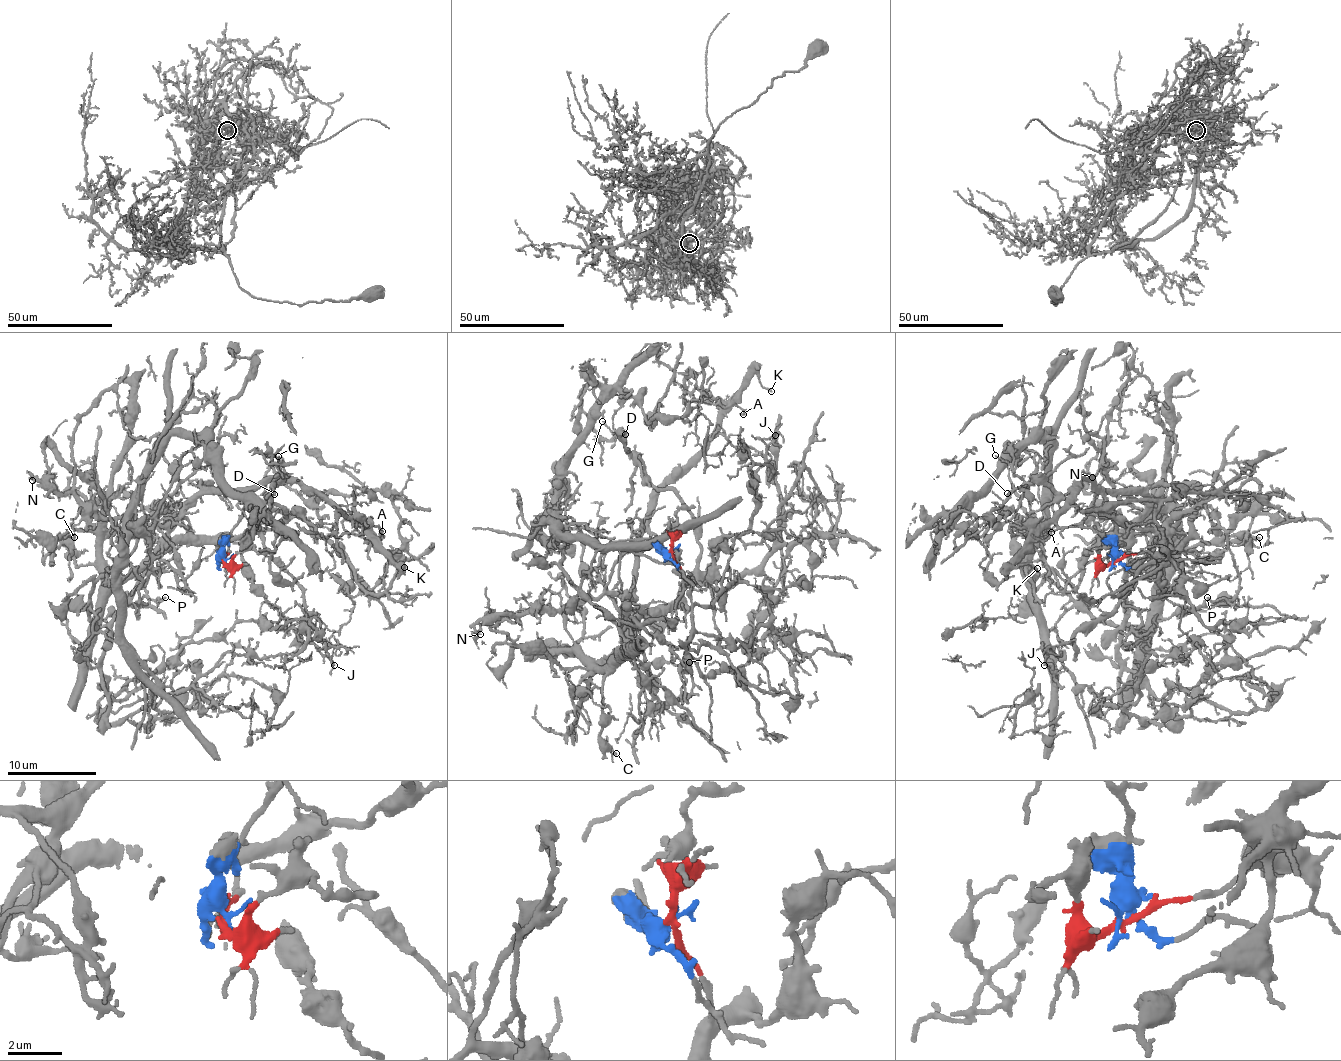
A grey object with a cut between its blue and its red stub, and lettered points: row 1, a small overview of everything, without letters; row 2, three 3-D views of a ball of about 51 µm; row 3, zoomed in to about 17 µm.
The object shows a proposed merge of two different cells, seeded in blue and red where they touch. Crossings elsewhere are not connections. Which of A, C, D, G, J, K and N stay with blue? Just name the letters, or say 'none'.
A, K, N

